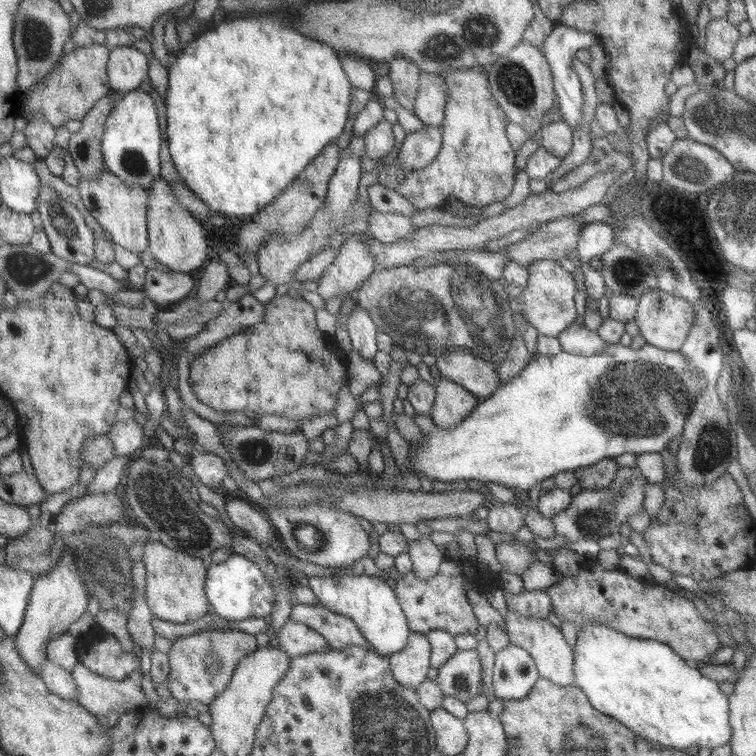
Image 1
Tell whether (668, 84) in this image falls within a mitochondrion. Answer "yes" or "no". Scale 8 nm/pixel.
no

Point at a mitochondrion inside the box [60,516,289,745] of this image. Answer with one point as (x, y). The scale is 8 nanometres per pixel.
(112, 563)

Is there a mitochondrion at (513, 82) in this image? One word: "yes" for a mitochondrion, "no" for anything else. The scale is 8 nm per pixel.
yes

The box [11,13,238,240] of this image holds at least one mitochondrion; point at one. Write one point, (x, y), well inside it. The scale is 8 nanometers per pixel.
(37, 41)

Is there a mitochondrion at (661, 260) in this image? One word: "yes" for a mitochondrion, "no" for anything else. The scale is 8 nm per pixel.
yes

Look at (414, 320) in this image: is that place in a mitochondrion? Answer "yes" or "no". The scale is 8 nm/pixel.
yes

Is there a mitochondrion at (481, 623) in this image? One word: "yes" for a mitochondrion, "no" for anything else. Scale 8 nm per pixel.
no

